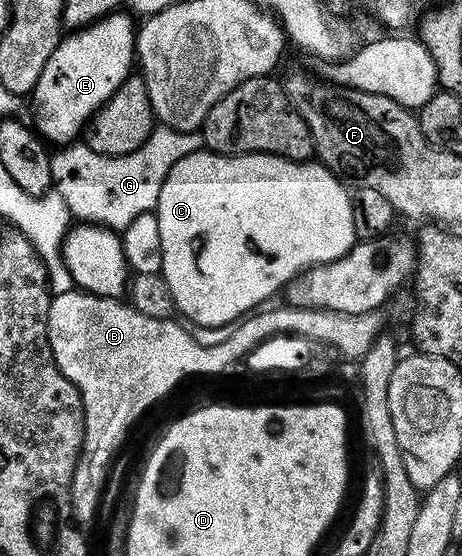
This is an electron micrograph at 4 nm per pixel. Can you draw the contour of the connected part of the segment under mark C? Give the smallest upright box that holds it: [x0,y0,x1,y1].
[154,151,357,328]

